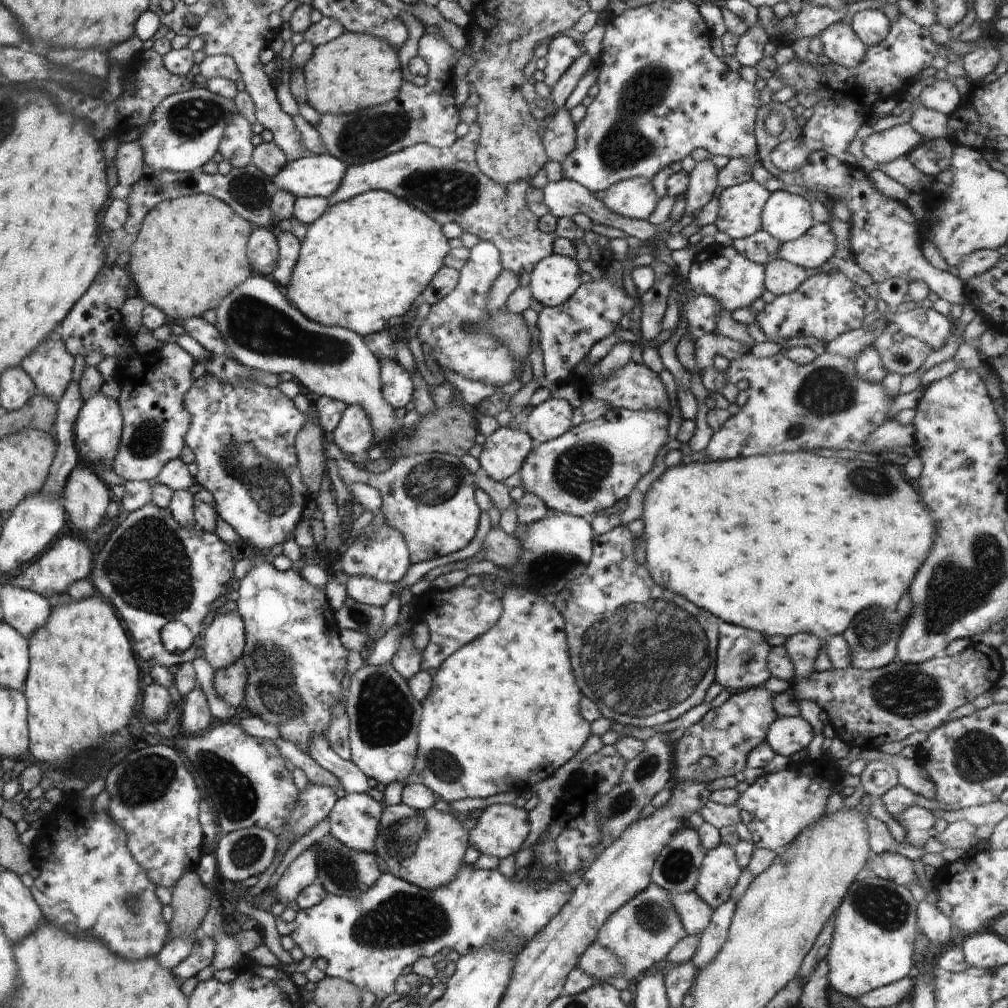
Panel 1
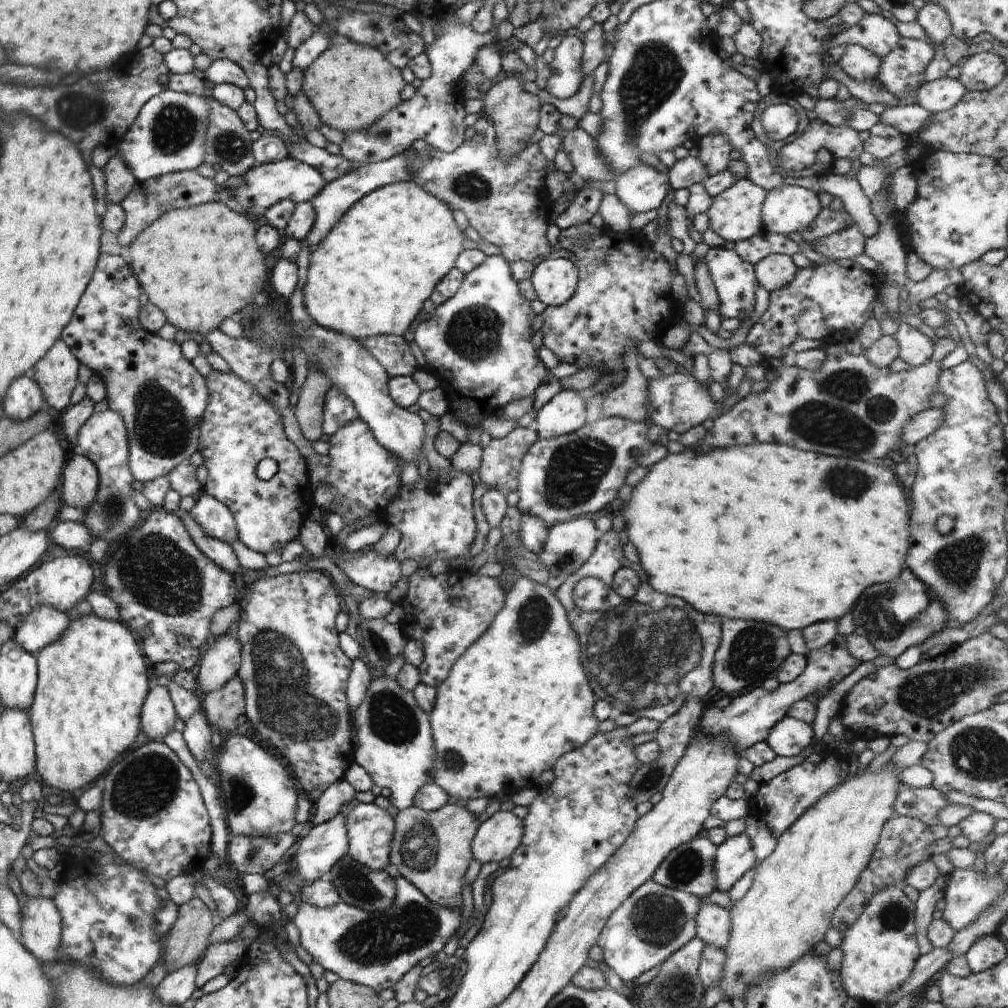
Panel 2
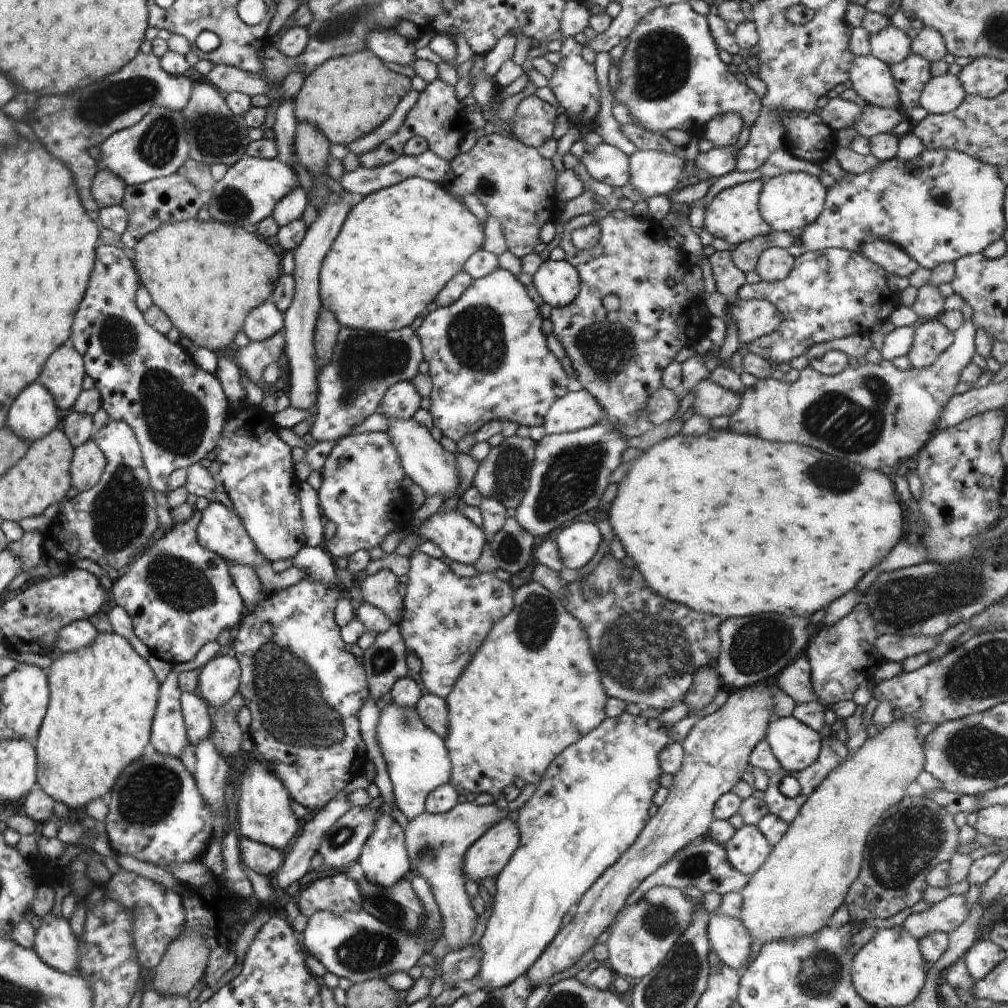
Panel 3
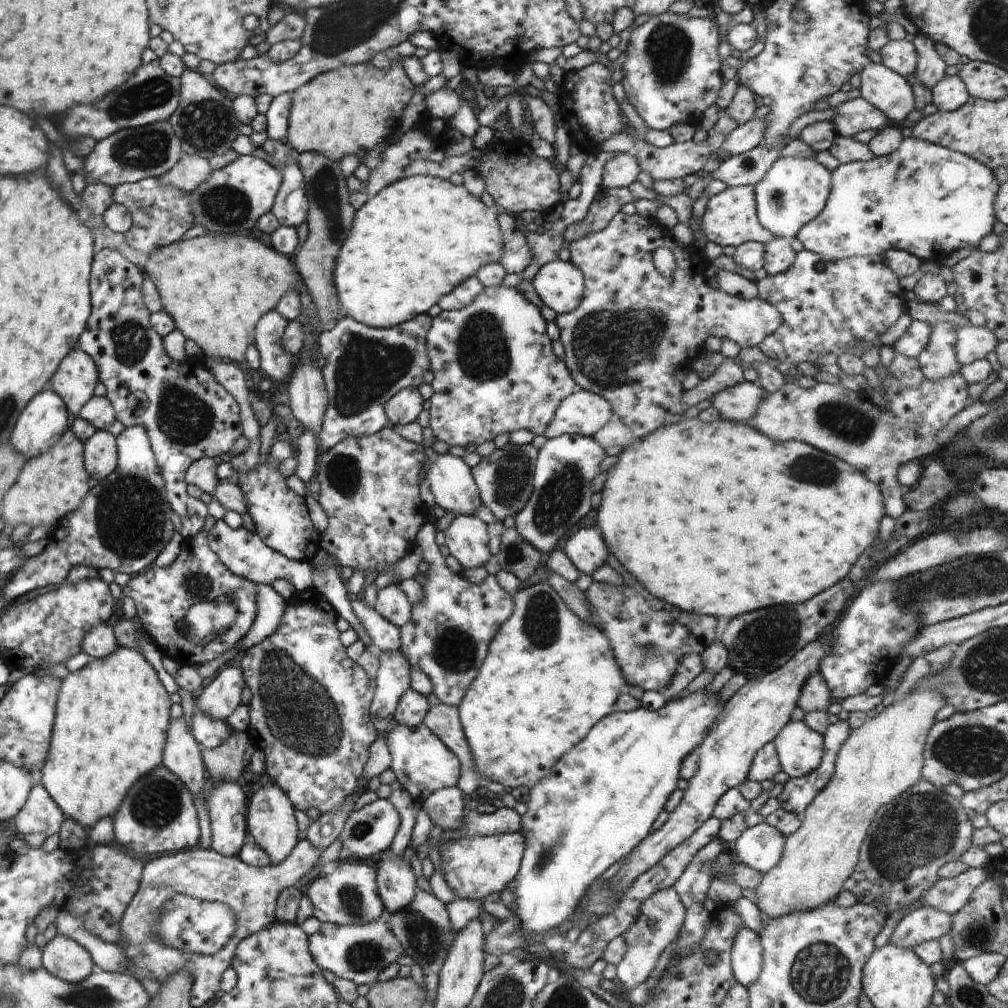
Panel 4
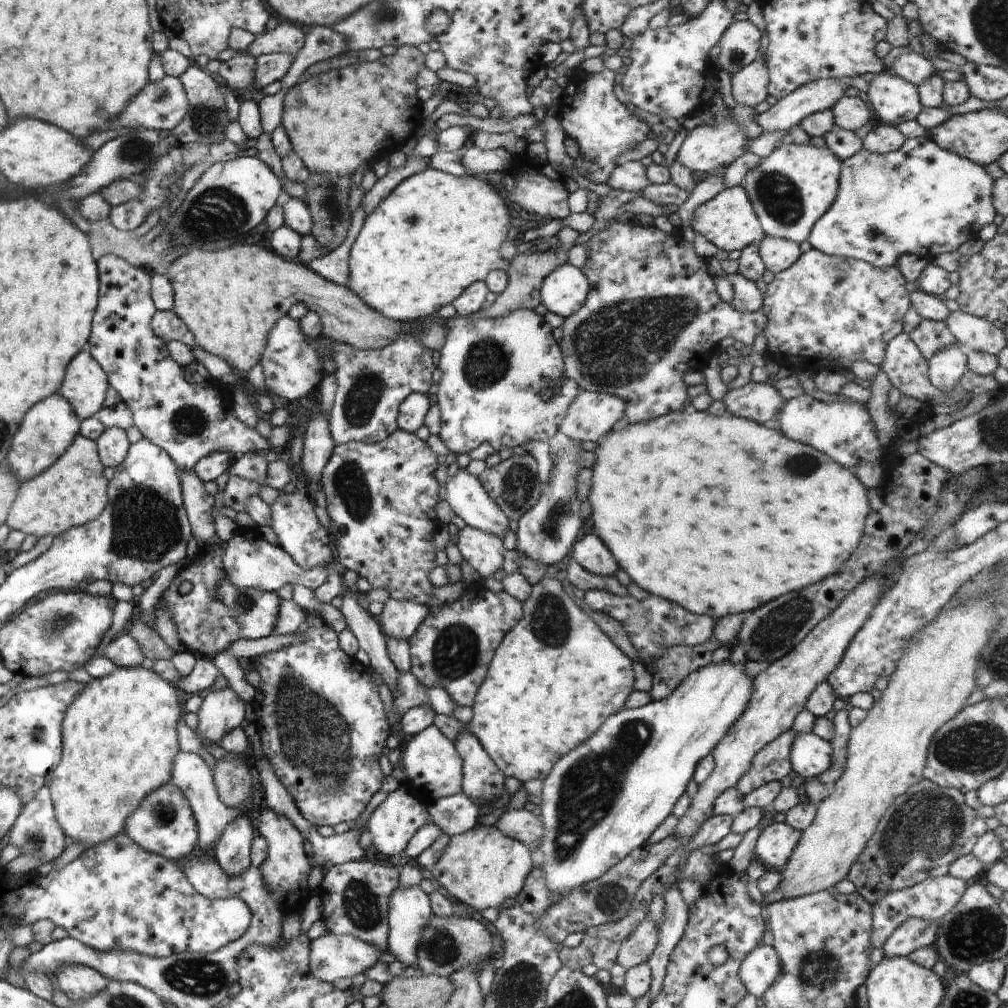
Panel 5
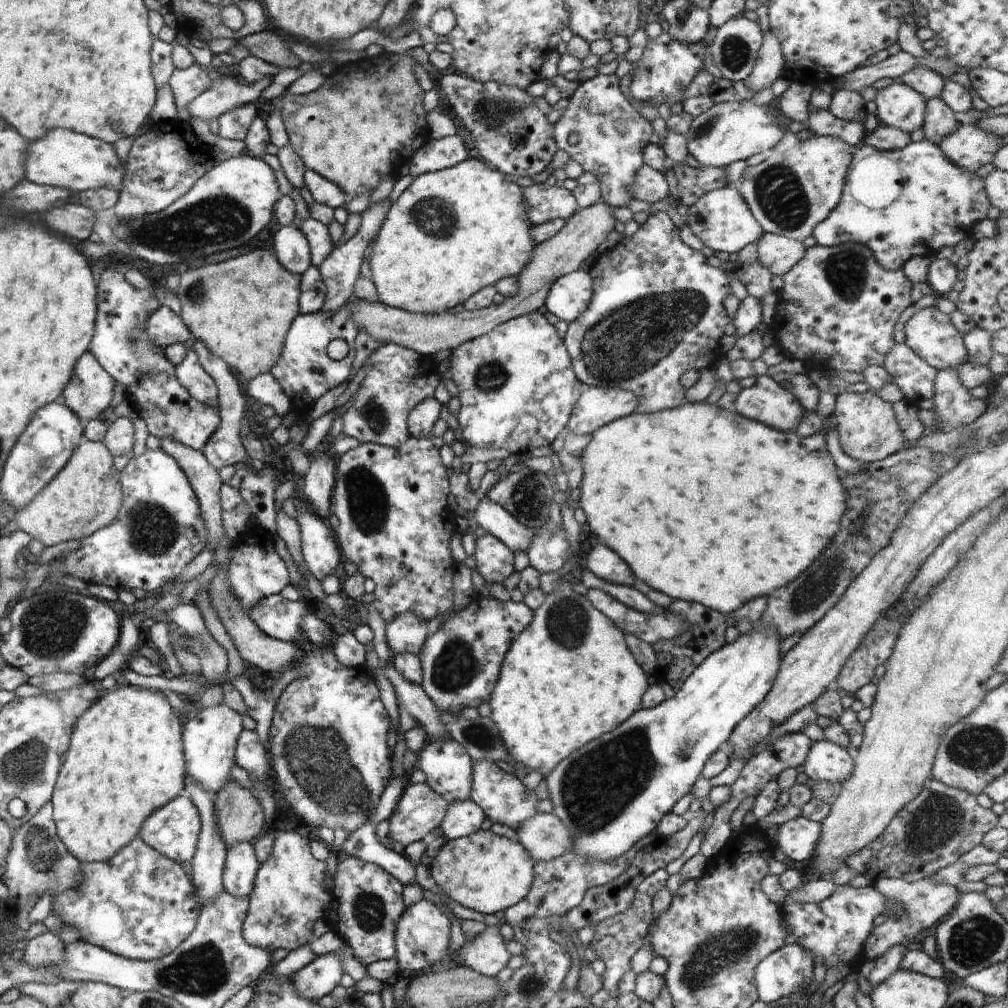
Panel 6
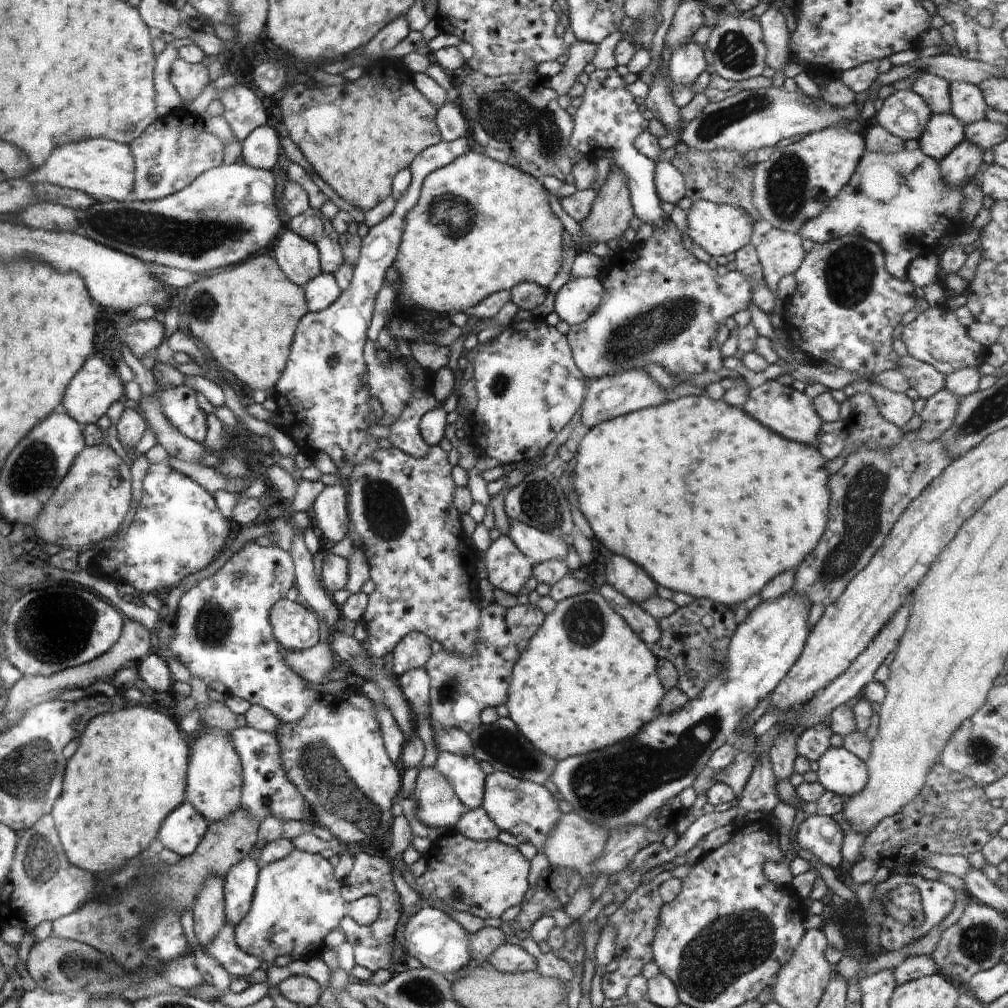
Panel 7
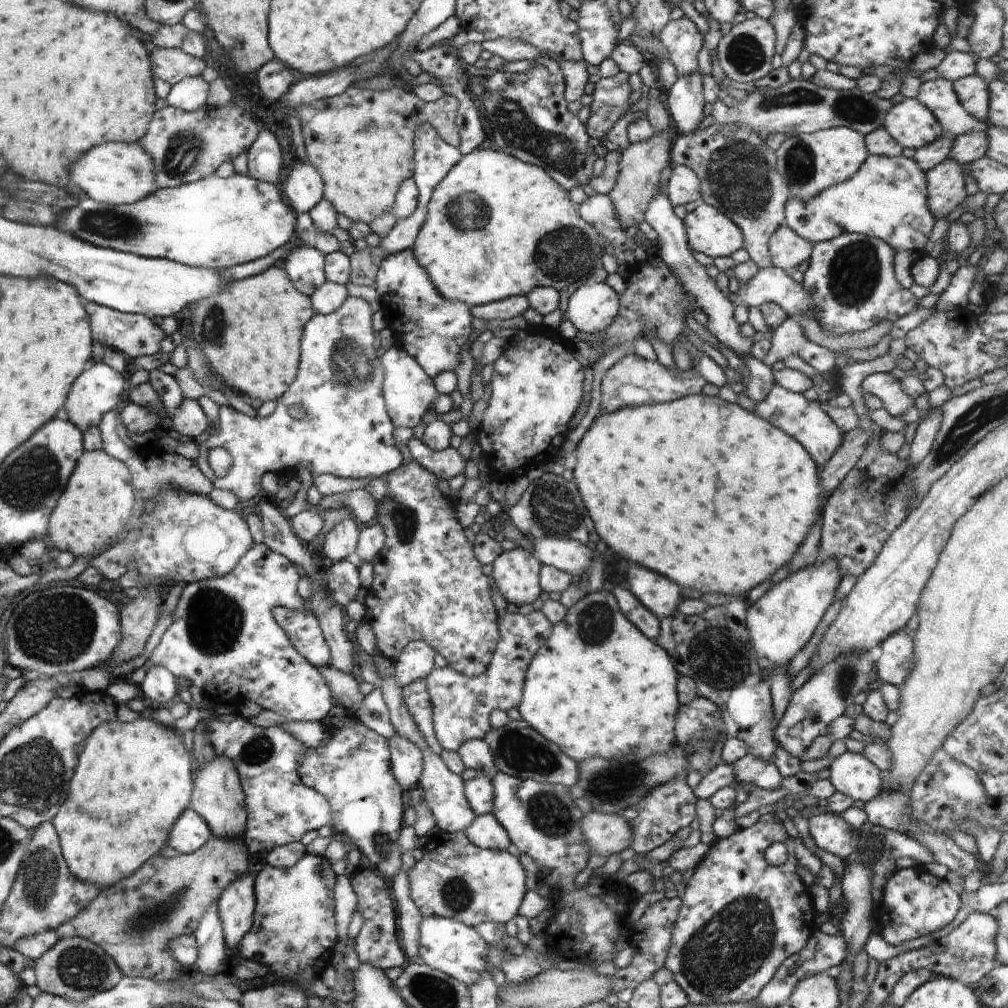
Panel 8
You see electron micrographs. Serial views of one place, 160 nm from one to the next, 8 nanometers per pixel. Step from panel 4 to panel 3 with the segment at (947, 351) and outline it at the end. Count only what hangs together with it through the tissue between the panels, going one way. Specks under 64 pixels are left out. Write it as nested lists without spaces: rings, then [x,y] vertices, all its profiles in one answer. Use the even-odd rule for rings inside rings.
[[[938,318],[917,326],[914,342],[907,357],[914,369],[925,369],[954,342],[953,331],[949,330]]]

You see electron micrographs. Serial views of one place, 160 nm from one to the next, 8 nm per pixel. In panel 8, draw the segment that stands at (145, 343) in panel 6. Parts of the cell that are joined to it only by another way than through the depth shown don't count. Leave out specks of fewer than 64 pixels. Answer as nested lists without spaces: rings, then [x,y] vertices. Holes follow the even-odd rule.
[[[184,398],[183,403],[171,418],[175,430],[192,438],[202,434],[210,424],[200,403],[195,399]]]

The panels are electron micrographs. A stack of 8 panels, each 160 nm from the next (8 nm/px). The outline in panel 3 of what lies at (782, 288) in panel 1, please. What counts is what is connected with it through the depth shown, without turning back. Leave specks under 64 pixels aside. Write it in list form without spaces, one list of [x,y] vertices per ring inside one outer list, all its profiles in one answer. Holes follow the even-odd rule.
[[[770,247],[760,254],[755,271],[769,283],[784,280],[794,266],[795,258],[788,249]]]

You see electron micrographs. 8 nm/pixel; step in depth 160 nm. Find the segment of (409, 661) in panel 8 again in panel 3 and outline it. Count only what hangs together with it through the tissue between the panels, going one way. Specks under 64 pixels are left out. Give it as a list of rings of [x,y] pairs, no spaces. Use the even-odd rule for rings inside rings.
[[[381,569],[358,583],[362,602],[379,608],[393,622],[400,624],[403,615],[403,598],[400,597],[398,577],[388,569]]]

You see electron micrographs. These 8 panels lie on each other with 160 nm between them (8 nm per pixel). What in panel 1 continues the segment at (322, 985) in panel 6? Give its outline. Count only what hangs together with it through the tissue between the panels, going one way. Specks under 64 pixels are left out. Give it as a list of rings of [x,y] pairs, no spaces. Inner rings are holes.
[[[464,864],[458,876],[447,886],[430,890],[389,872],[384,873],[372,888],[357,899],[327,893],[326,898],[315,907],[298,909],[298,914],[291,922],[277,916],[275,923],[279,934],[290,936],[305,956],[314,960],[324,958],[328,962],[326,976],[339,977],[355,984],[362,991],[372,992],[381,1001],[395,992],[395,982],[402,975],[402,970],[421,956],[434,956],[443,948],[450,948],[452,956],[458,958],[490,943],[516,943],[522,948],[562,910],[572,895],[573,884],[563,880],[553,885],[548,885],[547,881],[530,883],[526,879],[514,882],[512,878],[504,877],[497,868],[474,870],[472,864]]]

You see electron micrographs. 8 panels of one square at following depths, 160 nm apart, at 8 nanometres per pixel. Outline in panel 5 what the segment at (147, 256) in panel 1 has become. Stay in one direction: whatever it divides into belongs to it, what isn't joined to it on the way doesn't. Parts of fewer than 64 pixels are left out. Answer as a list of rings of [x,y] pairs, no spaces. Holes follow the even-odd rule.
[[[240,245],[236,248],[224,249],[222,252],[192,250],[190,254],[186,254],[185,250],[167,272],[175,296],[173,311],[185,321],[188,330],[194,335],[196,344],[206,352],[223,358],[237,371],[248,372],[259,363],[267,345],[268,333],[274,328],[276,321],[286,316],[296,303],[304,303],[310,311],[318,313],[323,324],[321,336],[332,339],[338,344],[348,343],[355,349],[384,348],[386,345],[391,345],[403,333],[408,333],[413,326],[410,321],[387,319],[359,299],[350,288],[326,280],[299,260],[285,259],[274,250],[254,245]]]

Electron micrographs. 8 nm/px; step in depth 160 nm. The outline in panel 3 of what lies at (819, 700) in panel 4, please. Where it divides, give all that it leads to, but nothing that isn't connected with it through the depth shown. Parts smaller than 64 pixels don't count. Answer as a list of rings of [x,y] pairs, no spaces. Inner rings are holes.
[[[804,654],[792,661],[774,681],[781,690],[793,698],[796,704],[818,700],[811,694],[813,690],[811,666]]]

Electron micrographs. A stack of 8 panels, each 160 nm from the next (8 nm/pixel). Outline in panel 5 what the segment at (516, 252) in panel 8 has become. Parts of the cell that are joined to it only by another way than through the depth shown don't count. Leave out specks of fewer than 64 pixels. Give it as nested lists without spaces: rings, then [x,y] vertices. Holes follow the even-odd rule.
[[[427,169],[410,175],[394,188],[377,208],[365,218],[362,229],[359,230],[358,236],[350,249],[349,267],[351,285],[348,288],[354,291],[359,296],[359,299],[362,299],[371,309],[378,311],[387,319],[412,322],[431,317],[442,306],[446,306],[446,304],[450,304],[455,298],[458,298],[461,292],[464,292],[472,283],[484,281],[489,272],[506,271],[509,268],[510,261],[502,257],[500,247],[505,240],[515,236],[510,225],[513,214],[510,211],[510,204],[506,201],[504,194],[489,183],[486,177],[471,175],[468,172],[462,176],[454,176],[438,169]]]

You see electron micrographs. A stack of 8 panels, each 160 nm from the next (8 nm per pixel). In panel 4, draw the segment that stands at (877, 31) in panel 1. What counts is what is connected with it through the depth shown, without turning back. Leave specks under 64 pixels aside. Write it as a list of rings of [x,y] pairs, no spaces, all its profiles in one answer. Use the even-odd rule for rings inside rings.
[[[890,41],[879,53],[882,64],[903,77],[912,75],[917,69],[917,52],[912,41]]]

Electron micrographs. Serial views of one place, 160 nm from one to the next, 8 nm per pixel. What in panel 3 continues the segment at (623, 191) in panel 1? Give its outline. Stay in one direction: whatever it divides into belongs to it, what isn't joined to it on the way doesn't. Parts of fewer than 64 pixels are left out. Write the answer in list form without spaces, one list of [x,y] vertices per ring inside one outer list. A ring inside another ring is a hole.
[[[637,149],[628,156],[628,160],[629,182],[646,196],[646,200],[658,194],[668,196],[678,186],[678,182],[685,177],[685,160],[676,152]]]

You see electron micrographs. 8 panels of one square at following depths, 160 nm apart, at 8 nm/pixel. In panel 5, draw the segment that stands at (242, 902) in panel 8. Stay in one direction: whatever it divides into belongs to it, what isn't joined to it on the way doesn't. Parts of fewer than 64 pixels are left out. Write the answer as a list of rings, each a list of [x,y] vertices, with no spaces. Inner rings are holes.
[[[246,814],[231,820],[223,831],[215,848],[215,860],[229,877],[242,876],[252,865],[250,853],[255,833],[254,822]]]

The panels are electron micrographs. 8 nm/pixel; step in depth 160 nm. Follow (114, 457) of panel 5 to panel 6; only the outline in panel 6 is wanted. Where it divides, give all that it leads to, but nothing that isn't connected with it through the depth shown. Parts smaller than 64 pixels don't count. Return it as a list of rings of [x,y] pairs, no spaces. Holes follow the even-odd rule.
[[[114,417],[102,442],[114,456],[128,454],[135,446],[135,422],[128,417]]]

